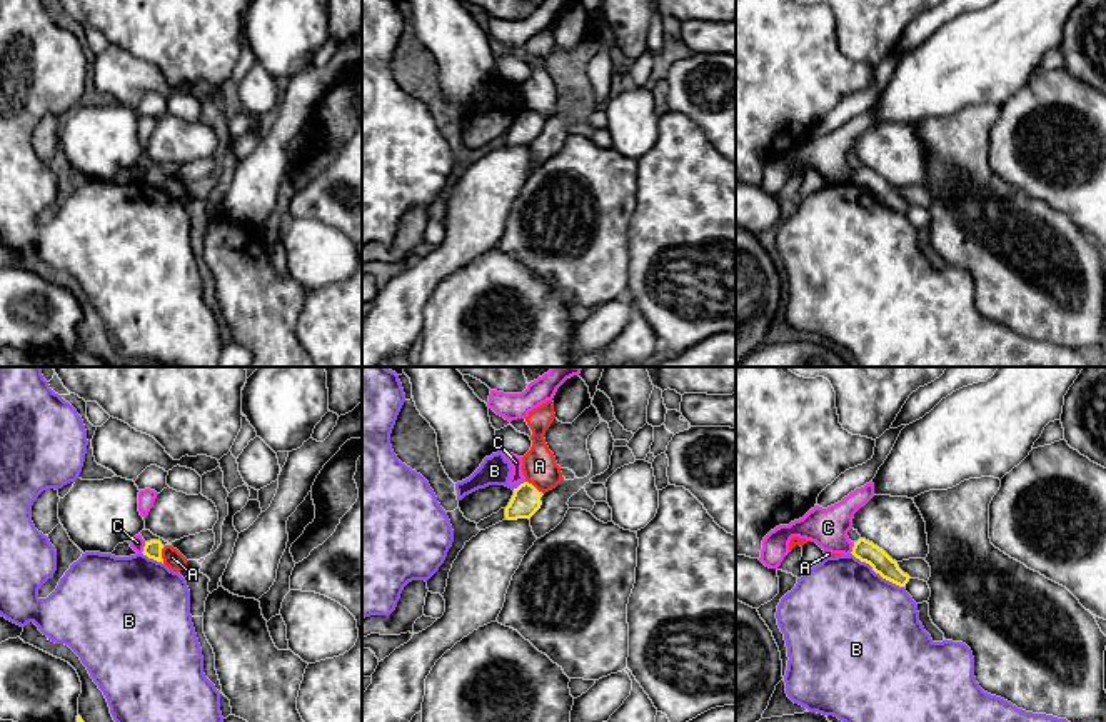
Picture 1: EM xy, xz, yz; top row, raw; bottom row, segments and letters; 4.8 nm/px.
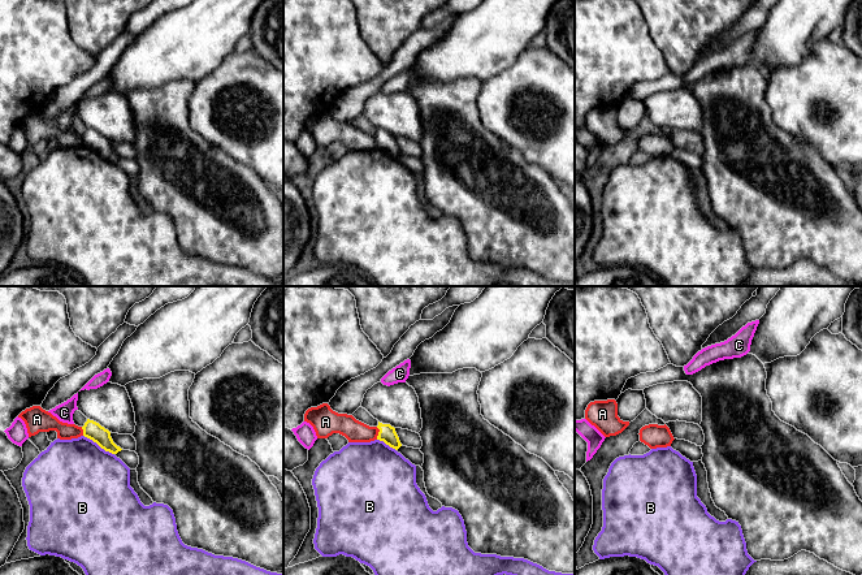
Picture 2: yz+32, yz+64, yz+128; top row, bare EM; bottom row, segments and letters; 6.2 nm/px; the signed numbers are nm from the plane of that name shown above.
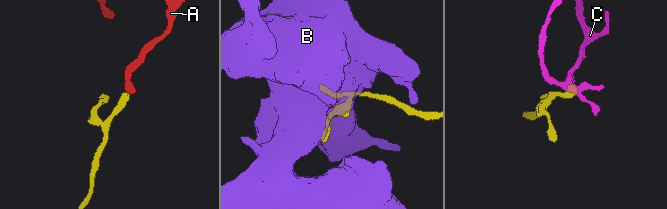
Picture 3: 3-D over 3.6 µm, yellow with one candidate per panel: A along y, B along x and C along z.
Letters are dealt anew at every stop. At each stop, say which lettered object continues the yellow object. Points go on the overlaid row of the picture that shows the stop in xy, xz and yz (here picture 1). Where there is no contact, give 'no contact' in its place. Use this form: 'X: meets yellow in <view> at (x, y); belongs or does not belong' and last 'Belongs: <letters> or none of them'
A: meets yellow in xz at (532, 486); does not belong
B: meets yellow in yz at (878, 572); does not belong
C: meets yellow in xy at (144, 547); does not belong
Belongs: none of them

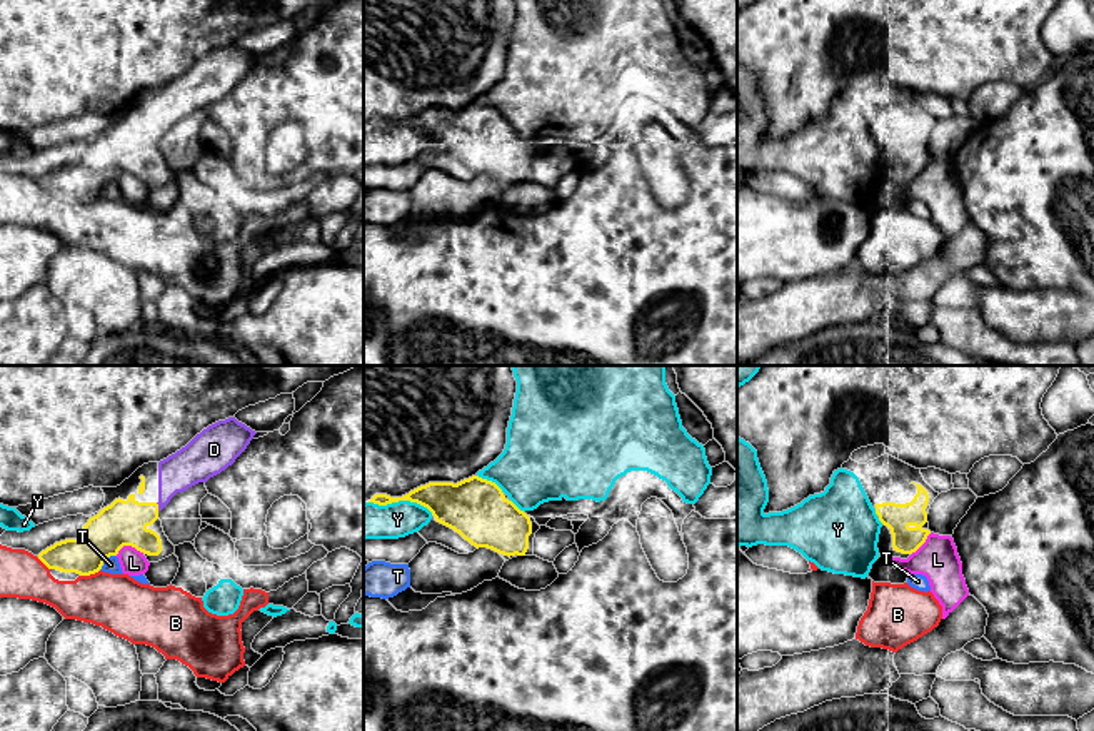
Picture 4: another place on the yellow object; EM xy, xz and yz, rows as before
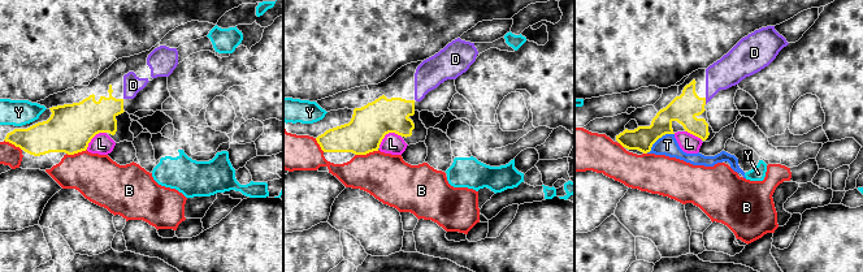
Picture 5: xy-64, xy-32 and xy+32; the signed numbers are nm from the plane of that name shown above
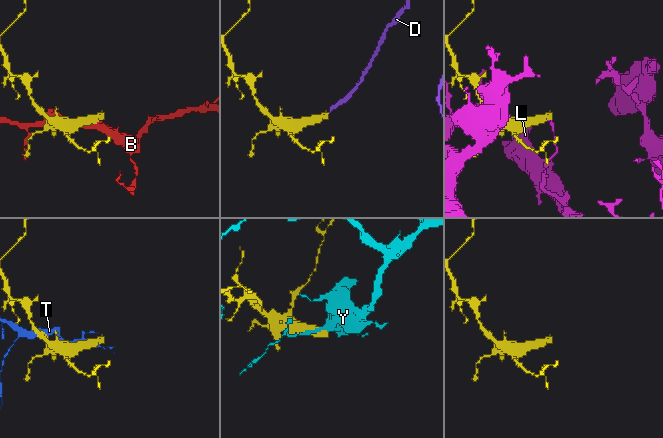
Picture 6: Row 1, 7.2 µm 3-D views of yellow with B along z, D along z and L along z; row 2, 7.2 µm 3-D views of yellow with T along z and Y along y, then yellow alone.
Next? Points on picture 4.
B: meets yellow in xy at (89, 574); does not belong
D: meets yellow in xy at (157, 506); belongs
L: meets yellow in xy at (129, 544); does not belong
T: meets yellow in xy at (105, 558); does not belong
Y: meets yellow in xz at (401, 499); does not belong
Belongs: D

